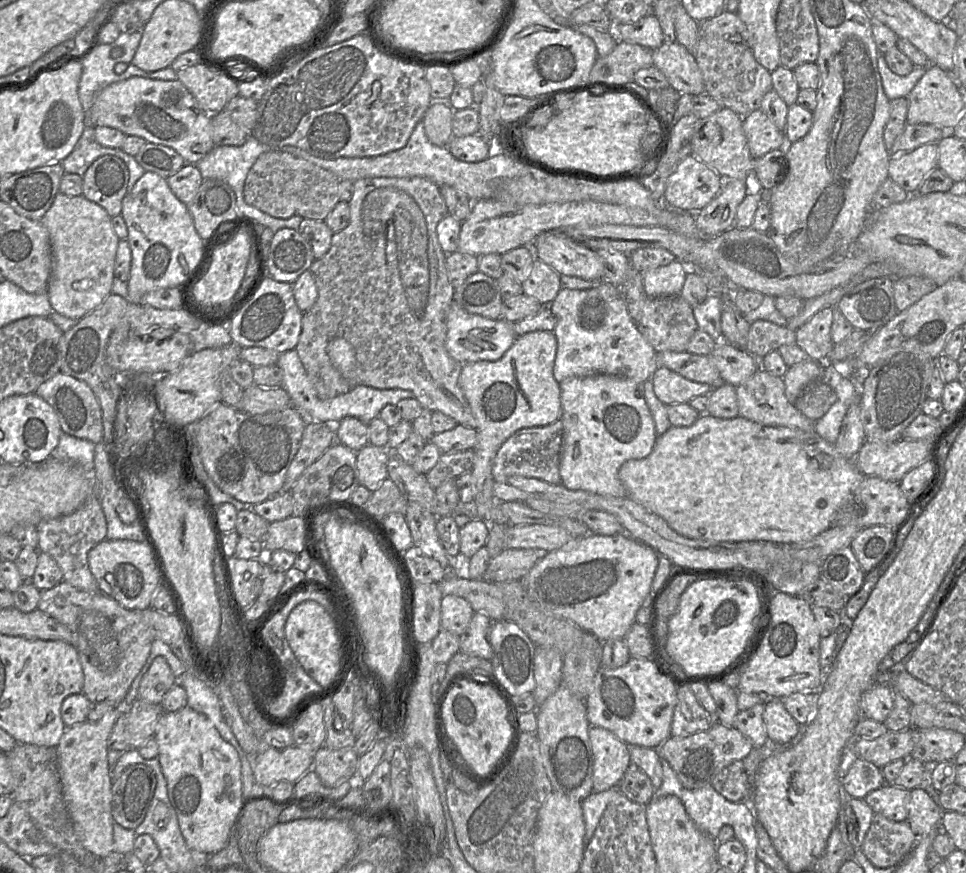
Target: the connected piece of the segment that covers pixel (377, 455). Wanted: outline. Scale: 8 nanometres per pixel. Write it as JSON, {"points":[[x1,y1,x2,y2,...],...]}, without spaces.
{"points":[[367,444,361,450,356,452,356,466,358,470,358,480,360,485,365,486,371,492,377,490,380,487,382,482,388,477,387,463,389,459,389,452,394,452,394,451,389,451,387,447,381,448,381,447,373,446,371,444]]}

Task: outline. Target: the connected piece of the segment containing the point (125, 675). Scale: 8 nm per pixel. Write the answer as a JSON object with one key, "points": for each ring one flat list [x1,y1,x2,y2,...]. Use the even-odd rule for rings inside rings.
{"points":[[62,581,53,588,40,591,38,610,67,626,72,633,72,644,79,655,84,674,82,693,91,702,122,704,129,688,145,665,154,641,154,631,144,618,143,610,129,610,102,593,88,593]]}

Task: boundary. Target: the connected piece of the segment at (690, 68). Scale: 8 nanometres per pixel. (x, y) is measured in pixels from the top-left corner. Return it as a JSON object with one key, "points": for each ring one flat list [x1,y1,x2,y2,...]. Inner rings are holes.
{"points":[[678,42,663,43,652,50,653,66,666,77,670,86,681,94,705,93,702,72,693,53]]}

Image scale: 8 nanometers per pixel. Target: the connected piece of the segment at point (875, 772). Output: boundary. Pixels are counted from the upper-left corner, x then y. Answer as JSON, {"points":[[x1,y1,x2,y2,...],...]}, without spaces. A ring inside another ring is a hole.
{"points":[[861,758,849,762,842,774,841,784,849,797,864,799,885,783,882,768]]}

